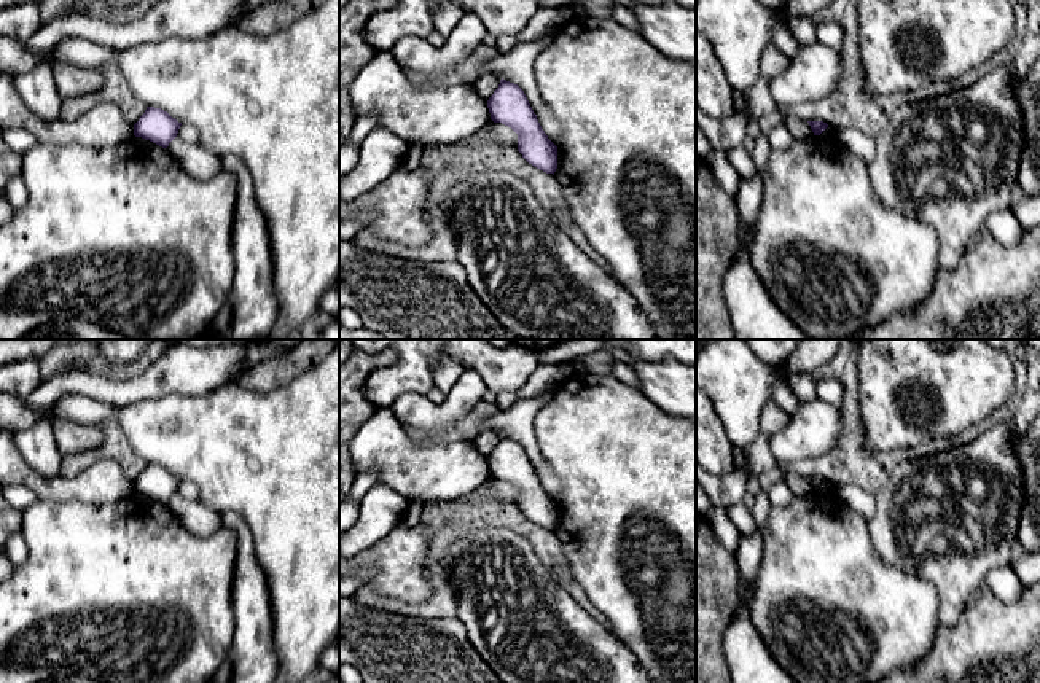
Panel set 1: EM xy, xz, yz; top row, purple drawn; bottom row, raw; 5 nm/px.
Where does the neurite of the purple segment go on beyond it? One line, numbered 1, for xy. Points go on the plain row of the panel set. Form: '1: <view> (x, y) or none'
1: none

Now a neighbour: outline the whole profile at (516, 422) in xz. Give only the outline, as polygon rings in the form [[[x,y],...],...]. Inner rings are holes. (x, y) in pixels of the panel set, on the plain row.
[[[557,384],[535,398],[521,400],[506,411],[487,416],[479,425],[479,433],[495,431],[500,436],[503,435],[518,441],[524,447],[542,486],[548,495],[559,503],[561,482],[551,466],[543,460],[534,430],[537,411],[553,398],[556,387]]]

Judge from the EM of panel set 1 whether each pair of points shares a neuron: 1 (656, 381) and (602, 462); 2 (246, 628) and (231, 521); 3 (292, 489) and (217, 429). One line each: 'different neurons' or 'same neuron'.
1: different neurons
2: same neuron
3: same neuron

